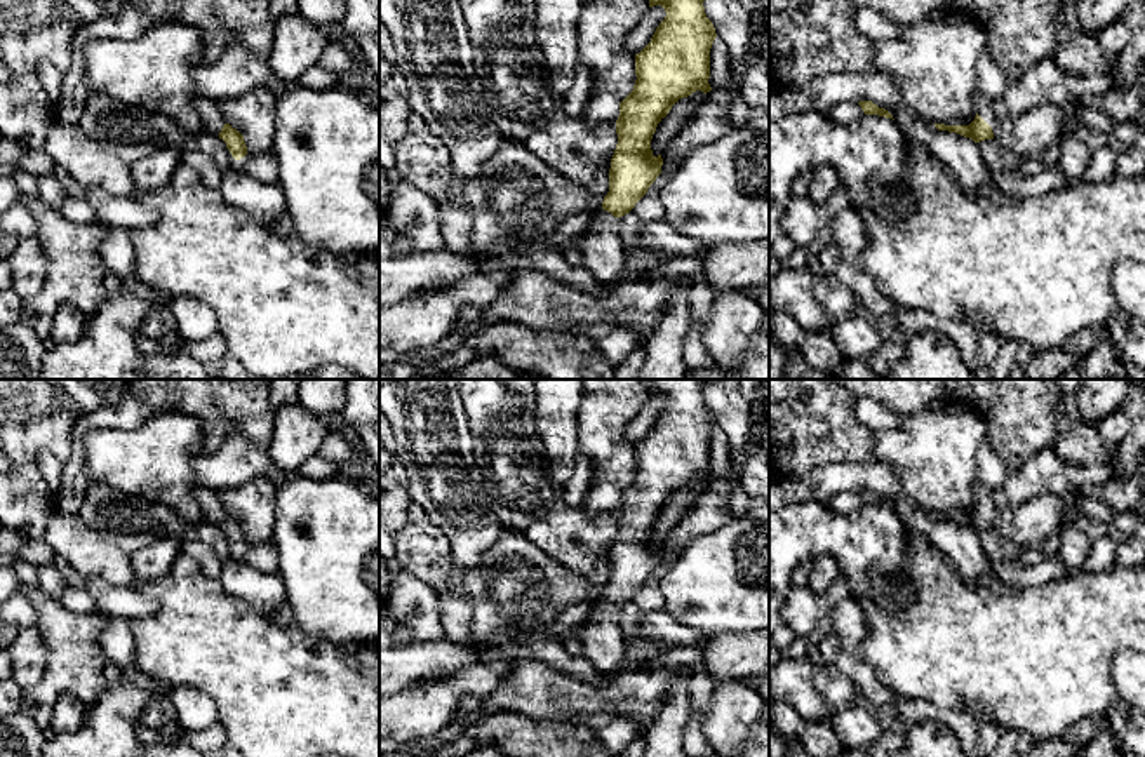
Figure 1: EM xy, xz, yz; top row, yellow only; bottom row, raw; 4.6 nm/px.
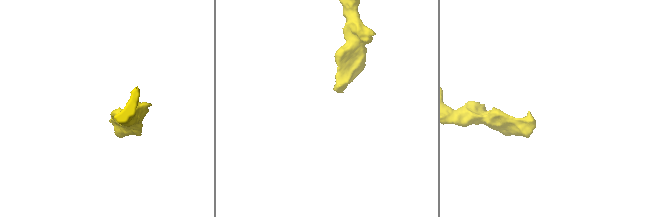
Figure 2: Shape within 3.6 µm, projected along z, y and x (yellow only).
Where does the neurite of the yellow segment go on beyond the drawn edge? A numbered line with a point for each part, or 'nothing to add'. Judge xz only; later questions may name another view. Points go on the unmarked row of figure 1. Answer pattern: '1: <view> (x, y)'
1: xz (604, 646)

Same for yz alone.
1: yz (1025, 526)

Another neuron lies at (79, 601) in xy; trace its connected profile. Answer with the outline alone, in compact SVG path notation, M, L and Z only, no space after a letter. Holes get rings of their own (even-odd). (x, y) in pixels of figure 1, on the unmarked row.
M68 585L63 602L82 616L97 616L97 607L85 590L77 590Z

